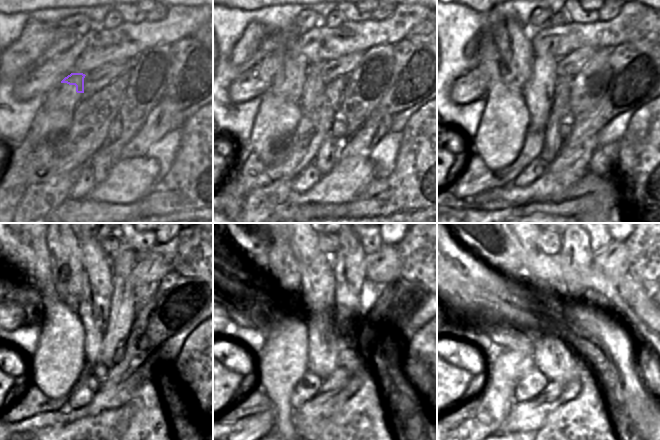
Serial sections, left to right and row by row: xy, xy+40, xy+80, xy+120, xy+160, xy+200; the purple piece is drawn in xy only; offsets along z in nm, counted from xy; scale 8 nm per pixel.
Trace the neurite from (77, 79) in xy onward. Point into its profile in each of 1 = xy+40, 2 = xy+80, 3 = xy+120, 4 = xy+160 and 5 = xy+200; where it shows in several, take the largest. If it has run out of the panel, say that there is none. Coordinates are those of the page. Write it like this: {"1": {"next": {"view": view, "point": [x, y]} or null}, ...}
{"1": {"next": {"view": "xy+40", "point": [298, 72]}}, "2": {"next": {"view": "xy+80", "point": [539, 80]}}, "3": {"next": {"view": "xy+120", "point": [92, 306]}}, "4": {"next": {"view": "xy+160", "point": [323, 349]}}, "5": {"next": {"view": "xy+200", "point": [553, 357]}}}

